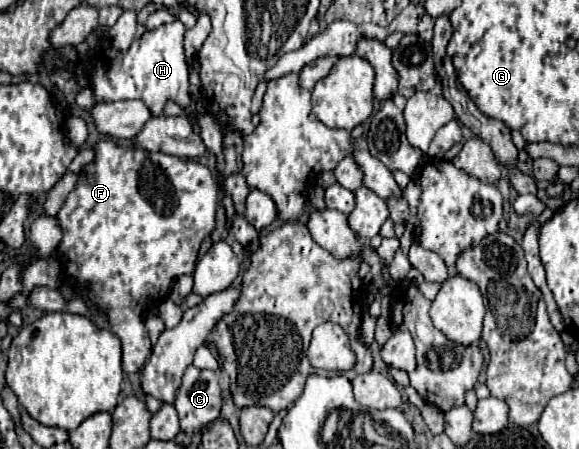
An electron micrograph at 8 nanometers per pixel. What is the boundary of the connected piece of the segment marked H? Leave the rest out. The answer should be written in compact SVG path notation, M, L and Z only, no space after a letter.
M175 19L157 29L137 35L127 51L111 47L111 43L101 41L97 31L91 31L83 43L75 45L79 59L87 59L91 65L91 87L97 101L117 101L117 99L141 99L153 117L161 117L167 101L175 101L181 109L193 105L189 93L189 71L183 55L183 33L185 25Z

